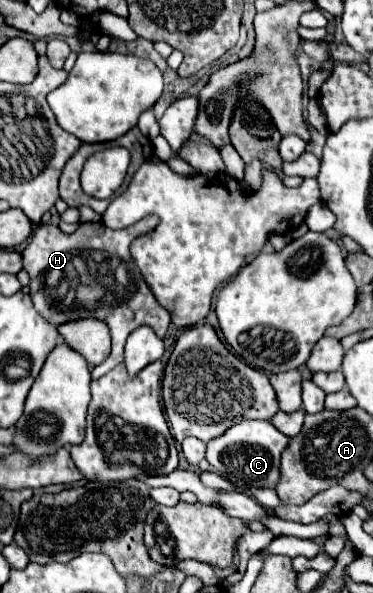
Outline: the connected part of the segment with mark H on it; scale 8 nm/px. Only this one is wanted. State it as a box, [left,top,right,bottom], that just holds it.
[23,215,171,379]

